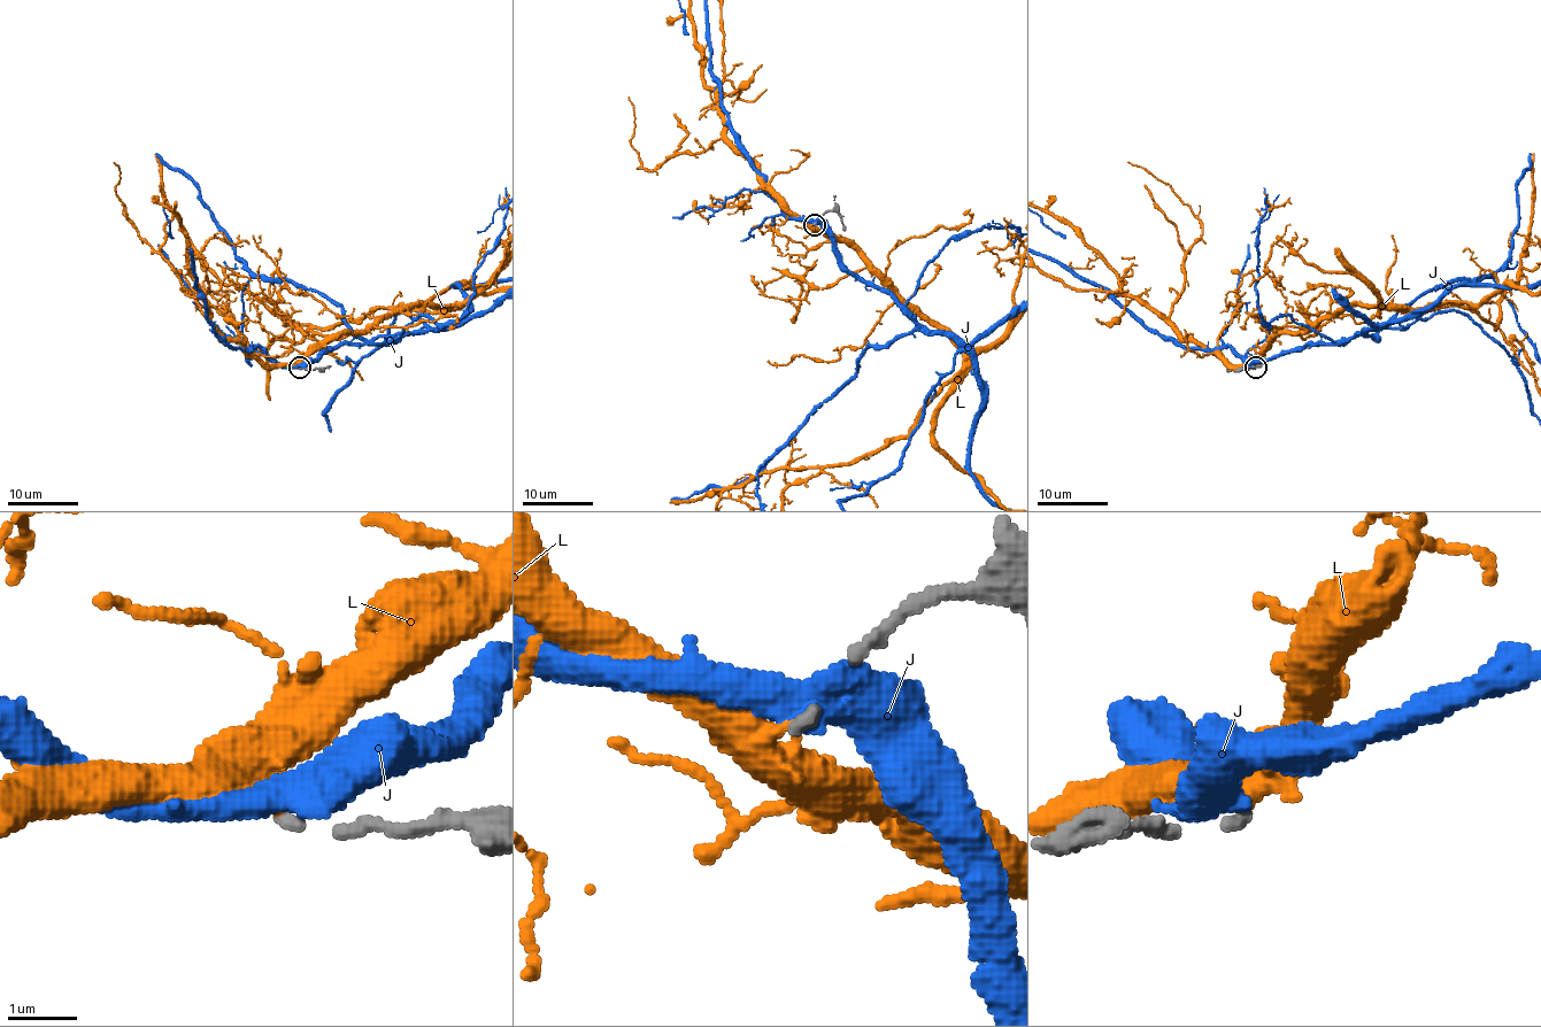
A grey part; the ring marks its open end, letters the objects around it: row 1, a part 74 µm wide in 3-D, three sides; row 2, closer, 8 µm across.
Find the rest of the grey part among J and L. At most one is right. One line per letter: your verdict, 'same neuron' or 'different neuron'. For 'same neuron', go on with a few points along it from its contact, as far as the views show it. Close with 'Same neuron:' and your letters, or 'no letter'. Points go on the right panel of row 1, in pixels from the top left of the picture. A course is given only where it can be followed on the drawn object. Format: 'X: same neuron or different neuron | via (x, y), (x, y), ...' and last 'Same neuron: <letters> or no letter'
J: different neuron
L: different neuron
Same neuron: no letter

